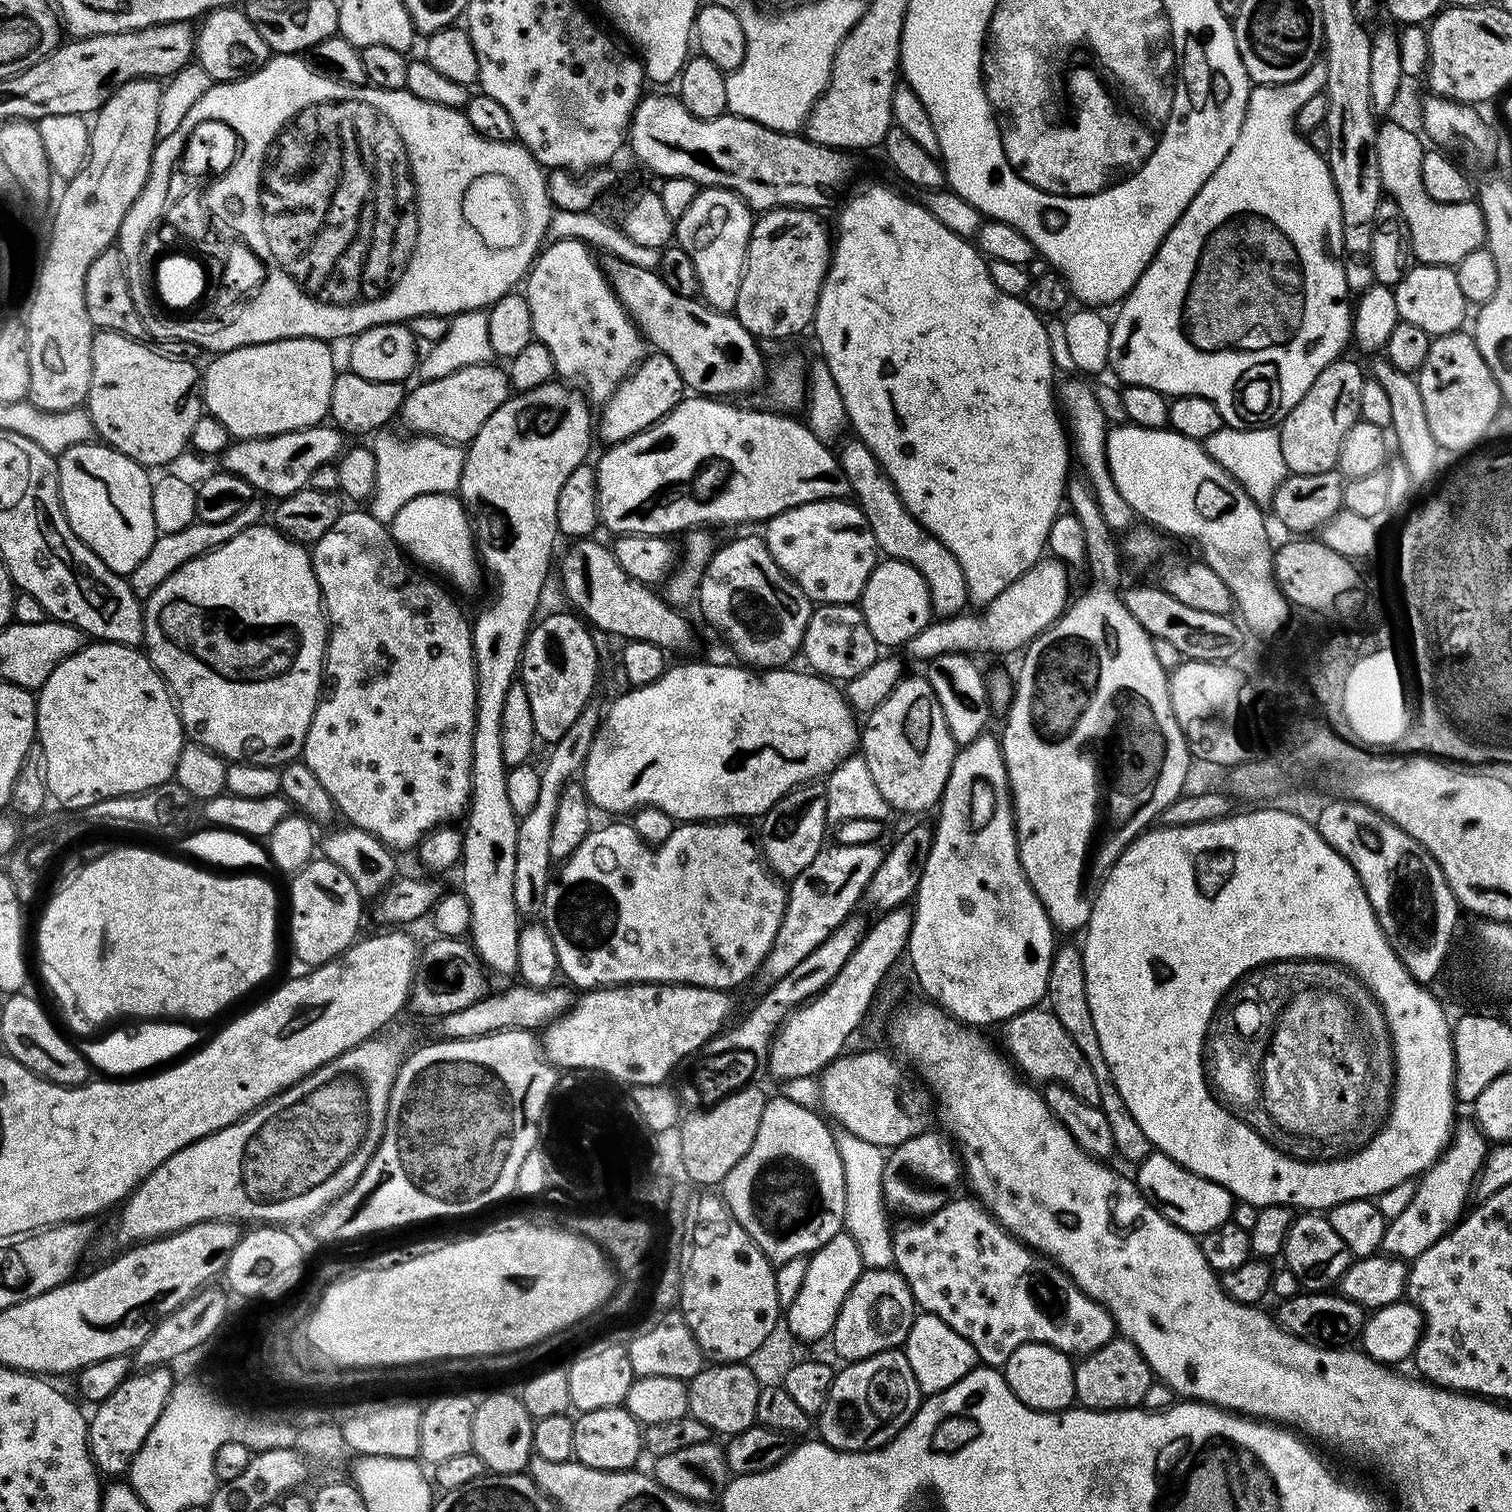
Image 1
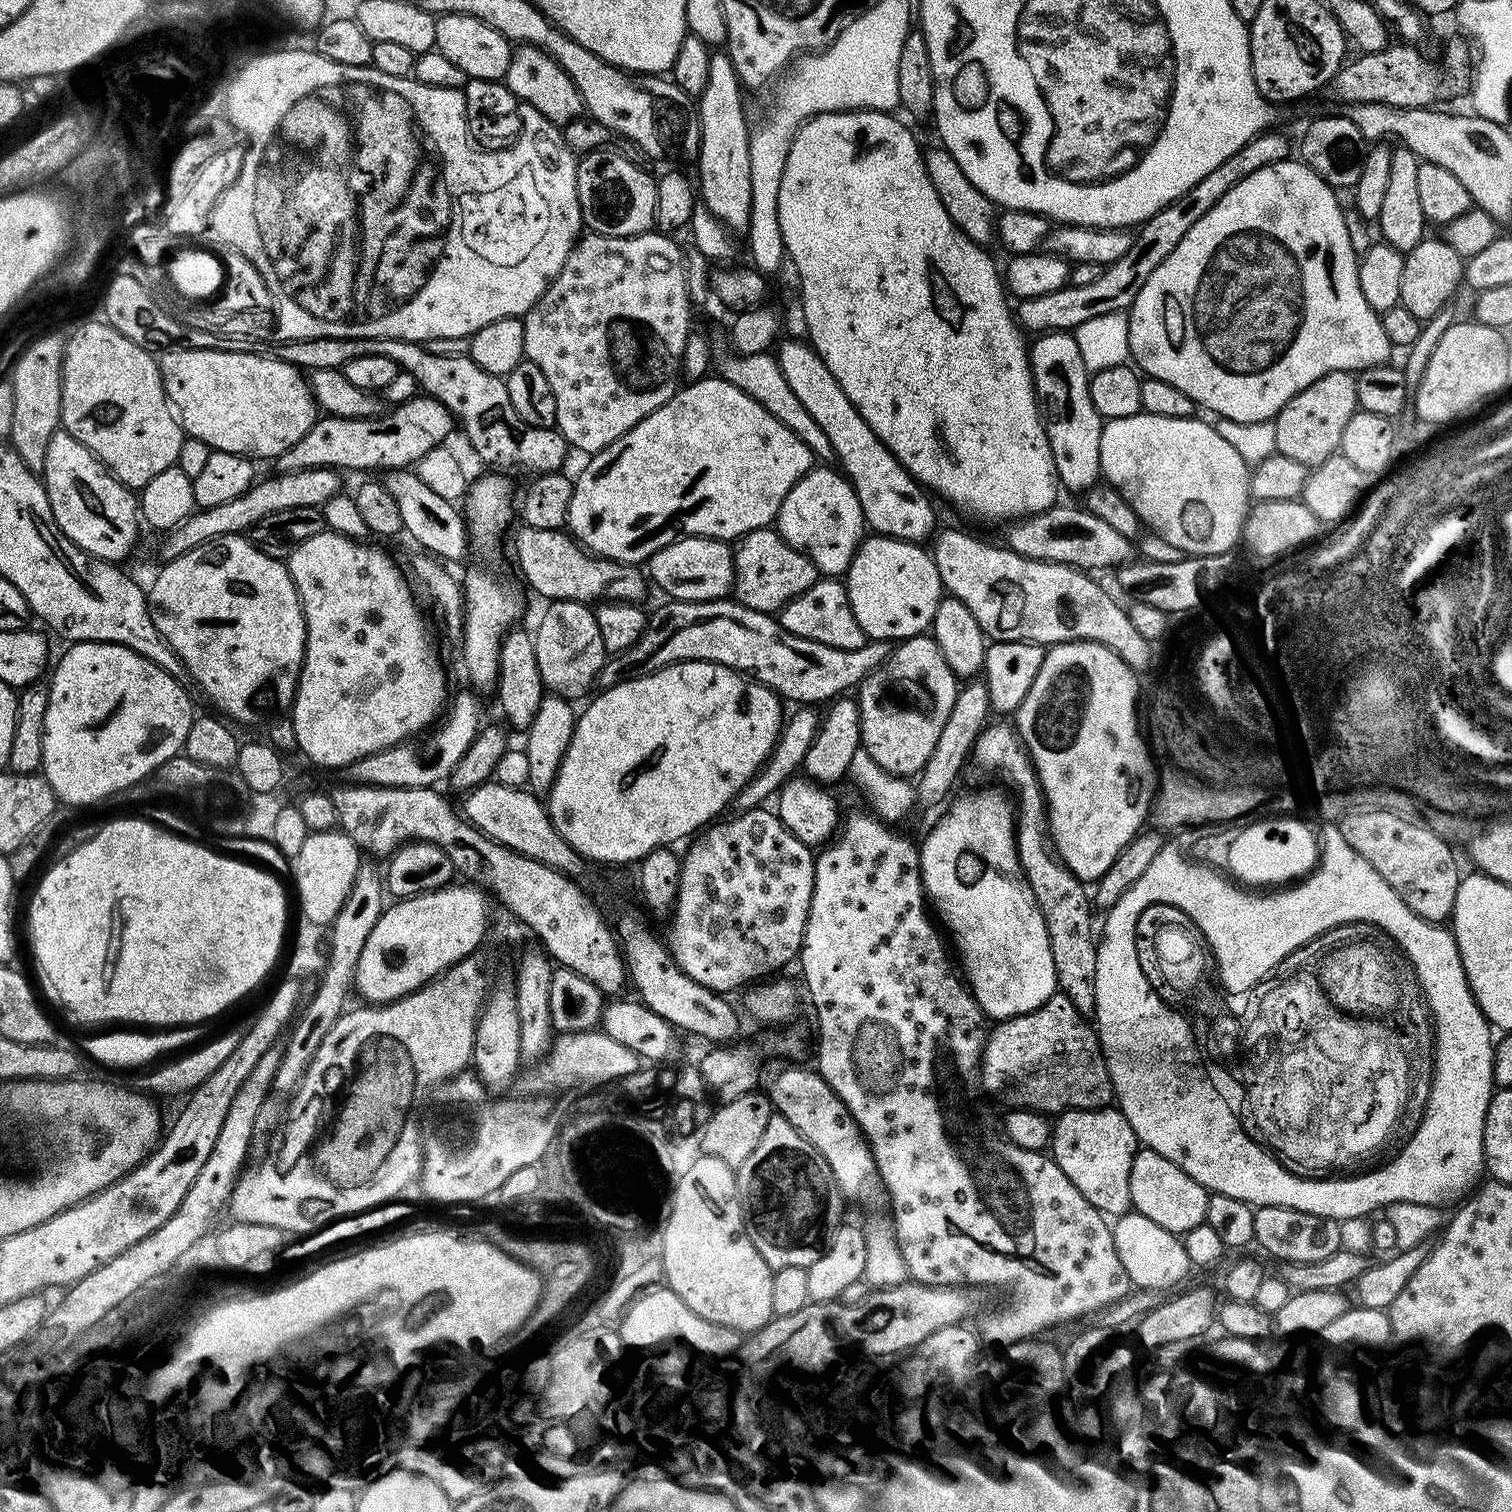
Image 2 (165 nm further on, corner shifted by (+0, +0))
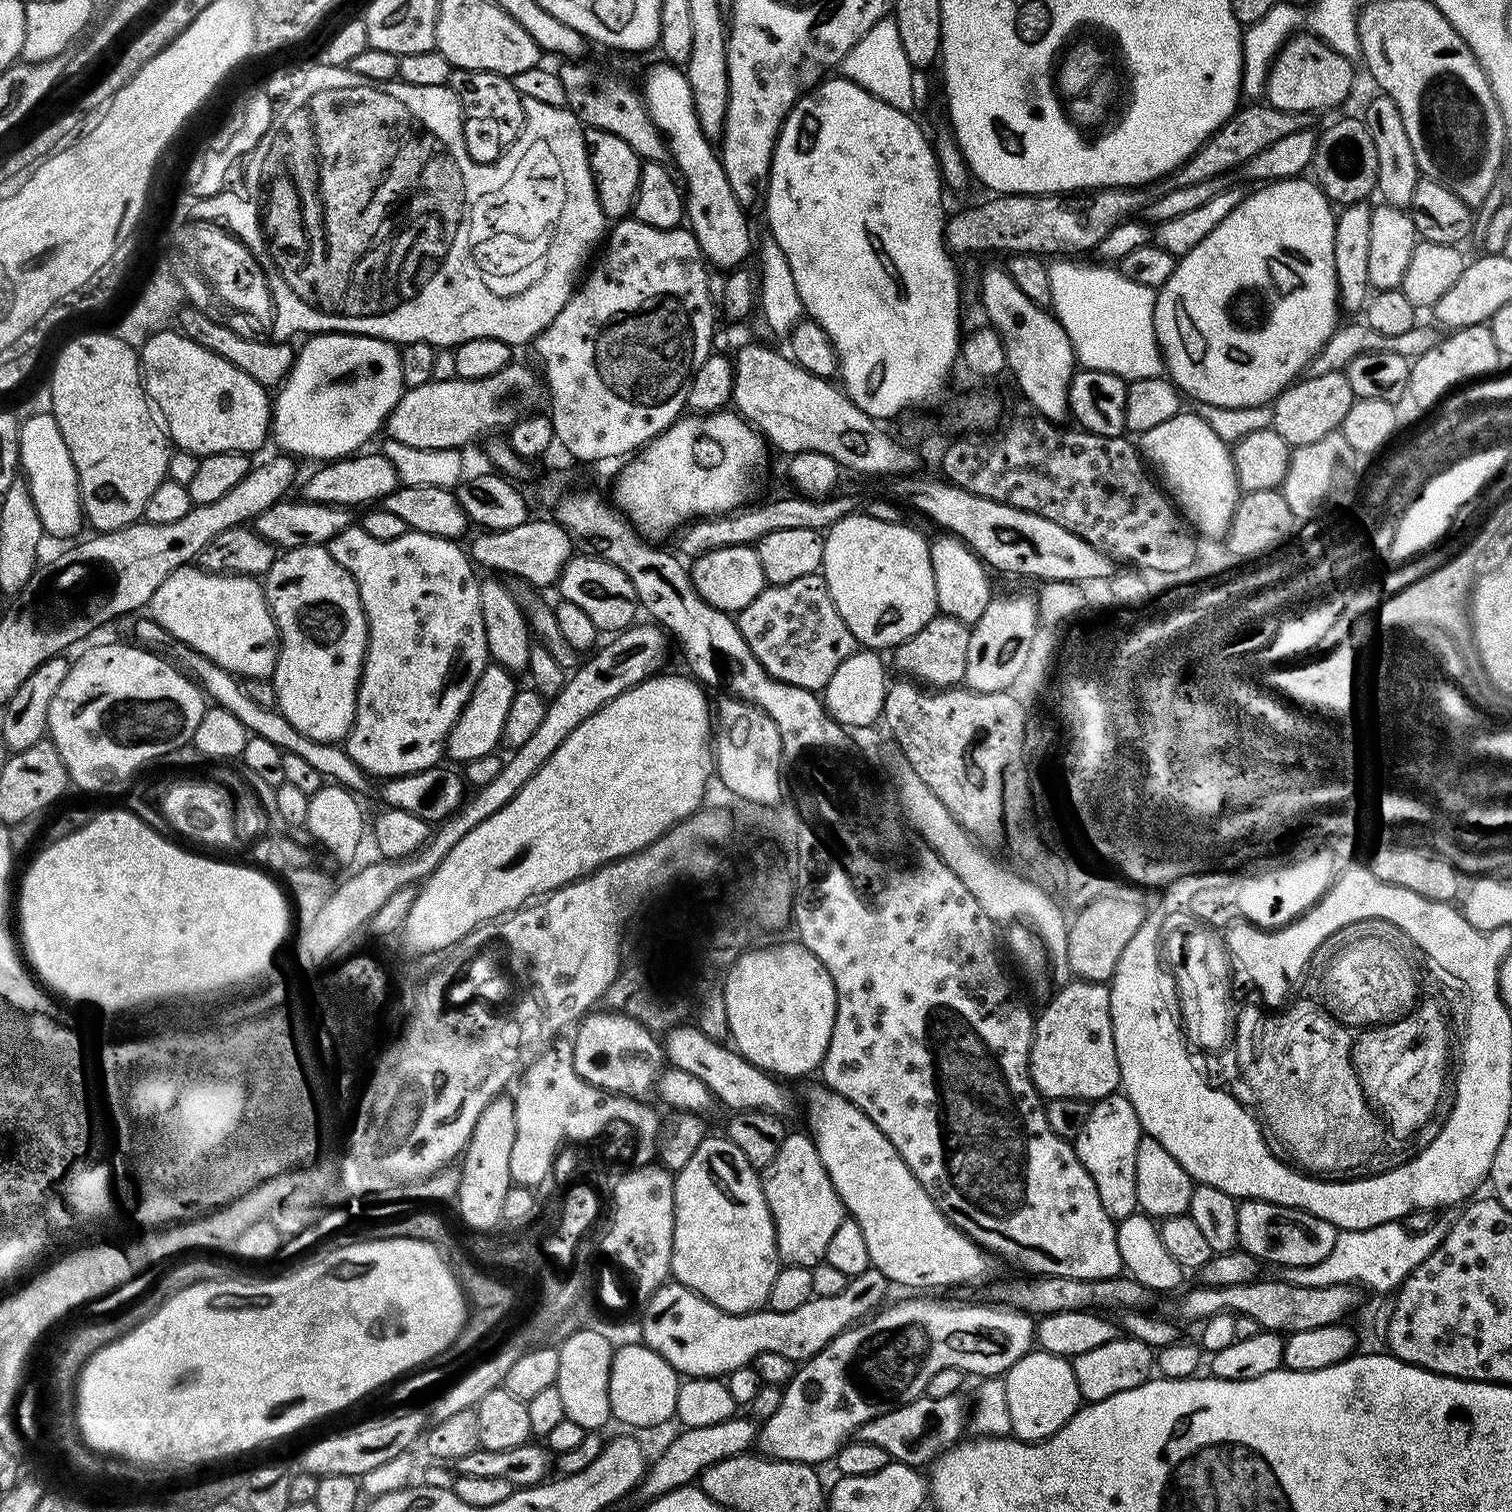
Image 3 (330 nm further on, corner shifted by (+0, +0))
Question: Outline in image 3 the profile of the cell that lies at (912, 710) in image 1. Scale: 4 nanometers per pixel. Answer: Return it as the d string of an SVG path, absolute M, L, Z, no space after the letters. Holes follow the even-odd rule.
M937 614L930 622L926 622L926 626L922 626L922 630L918 630L918 634L896 645L894 649L896 664L908 675L905 677L921 685L933 684L931 687L936 690L947 690L963 681L970 636L969 625L949 616Z

